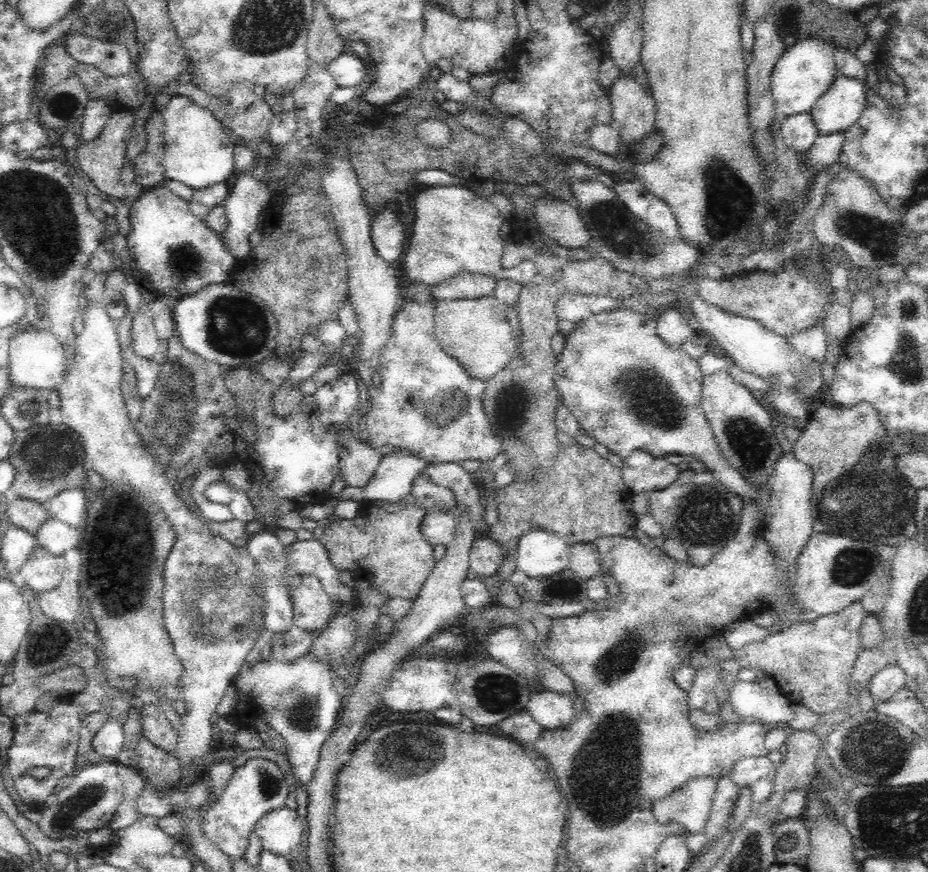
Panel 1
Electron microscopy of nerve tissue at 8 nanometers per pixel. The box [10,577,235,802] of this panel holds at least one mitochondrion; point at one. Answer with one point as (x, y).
(48, 645)

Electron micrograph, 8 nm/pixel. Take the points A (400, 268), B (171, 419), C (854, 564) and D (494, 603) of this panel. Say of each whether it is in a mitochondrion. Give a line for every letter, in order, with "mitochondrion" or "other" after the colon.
A: other
B: mitochondrion
C: mitochondrion
D: other

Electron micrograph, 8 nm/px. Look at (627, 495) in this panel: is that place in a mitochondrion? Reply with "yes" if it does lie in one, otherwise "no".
no

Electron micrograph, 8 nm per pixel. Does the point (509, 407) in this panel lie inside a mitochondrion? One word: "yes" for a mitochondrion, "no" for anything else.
yes

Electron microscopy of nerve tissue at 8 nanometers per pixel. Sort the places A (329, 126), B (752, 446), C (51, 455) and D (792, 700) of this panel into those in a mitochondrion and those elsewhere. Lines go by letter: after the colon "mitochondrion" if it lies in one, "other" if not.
A: other
B: mitochondrion
C: mitochondrion
D: other

